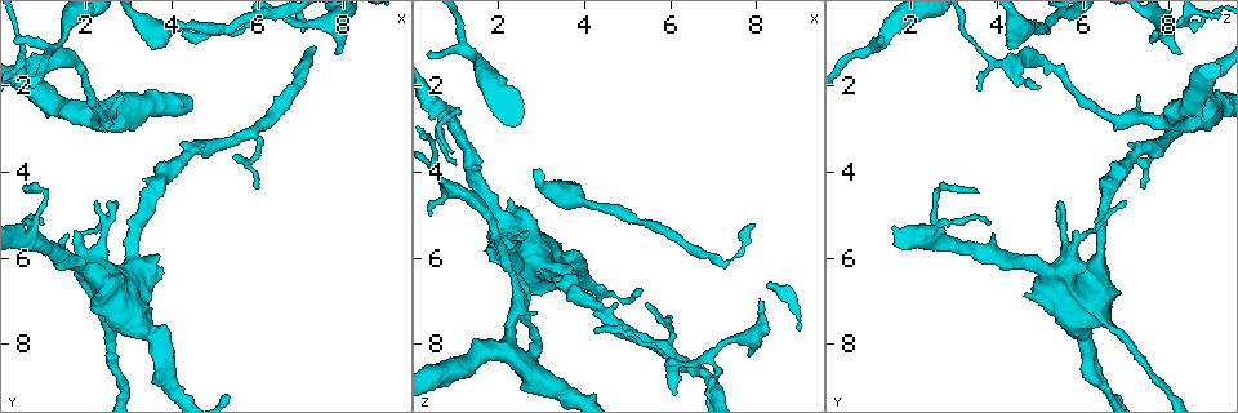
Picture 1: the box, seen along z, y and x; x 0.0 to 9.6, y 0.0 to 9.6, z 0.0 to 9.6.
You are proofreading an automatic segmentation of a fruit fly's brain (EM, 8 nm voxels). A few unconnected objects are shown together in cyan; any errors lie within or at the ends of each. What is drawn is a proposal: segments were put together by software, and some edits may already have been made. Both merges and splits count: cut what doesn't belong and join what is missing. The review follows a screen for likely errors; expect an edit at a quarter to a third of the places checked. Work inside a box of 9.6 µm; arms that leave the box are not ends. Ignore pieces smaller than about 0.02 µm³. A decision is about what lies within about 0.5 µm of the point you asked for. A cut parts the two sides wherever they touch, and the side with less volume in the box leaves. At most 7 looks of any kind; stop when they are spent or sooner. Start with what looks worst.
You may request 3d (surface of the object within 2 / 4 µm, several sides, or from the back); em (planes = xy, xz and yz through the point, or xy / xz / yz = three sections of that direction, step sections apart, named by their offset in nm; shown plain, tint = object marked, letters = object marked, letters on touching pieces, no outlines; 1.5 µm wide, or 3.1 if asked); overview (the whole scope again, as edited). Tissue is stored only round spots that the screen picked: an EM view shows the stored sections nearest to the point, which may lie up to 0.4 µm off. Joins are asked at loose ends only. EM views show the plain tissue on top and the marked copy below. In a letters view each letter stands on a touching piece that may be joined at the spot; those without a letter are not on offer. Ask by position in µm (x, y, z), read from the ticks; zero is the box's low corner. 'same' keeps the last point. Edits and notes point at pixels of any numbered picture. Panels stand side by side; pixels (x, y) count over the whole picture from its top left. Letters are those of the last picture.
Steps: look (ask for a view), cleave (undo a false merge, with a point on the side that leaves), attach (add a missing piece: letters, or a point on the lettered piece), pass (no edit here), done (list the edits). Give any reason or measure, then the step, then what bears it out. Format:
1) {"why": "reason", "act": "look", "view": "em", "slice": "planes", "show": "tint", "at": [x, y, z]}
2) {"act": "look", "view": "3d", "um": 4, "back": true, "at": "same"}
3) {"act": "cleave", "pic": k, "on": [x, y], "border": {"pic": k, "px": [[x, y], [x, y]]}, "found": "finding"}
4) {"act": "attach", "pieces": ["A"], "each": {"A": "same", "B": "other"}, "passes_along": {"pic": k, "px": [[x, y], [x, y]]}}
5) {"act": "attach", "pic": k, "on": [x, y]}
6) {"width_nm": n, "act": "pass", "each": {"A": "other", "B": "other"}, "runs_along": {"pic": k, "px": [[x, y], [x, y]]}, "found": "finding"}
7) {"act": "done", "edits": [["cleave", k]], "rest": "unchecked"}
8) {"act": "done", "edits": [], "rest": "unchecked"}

{"why": "free end", "act": "look", "view": "em", "slice": "planes", "show": "letters", "at": [2.85, 2.30, 7.35]}

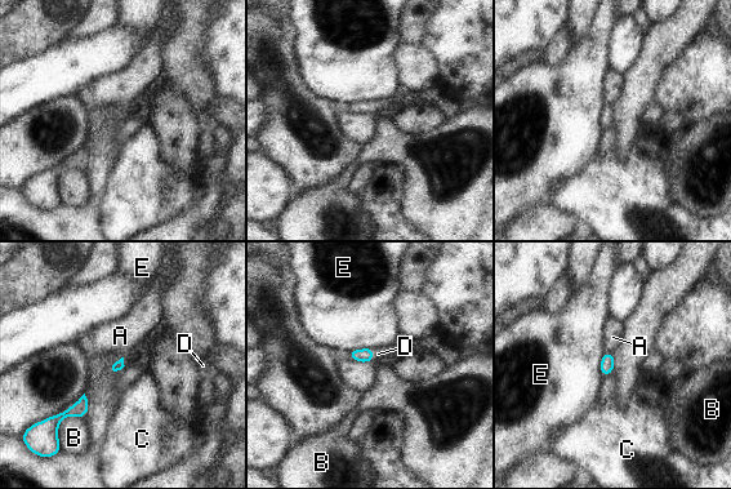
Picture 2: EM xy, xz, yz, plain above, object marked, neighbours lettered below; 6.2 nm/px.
{"act": "attach", "pieces": ["D"], "each": {"A": "other", "B": "other", "C": "other", "D": "same", "E": "other"}, "passes_along": {"pic": 2, "px": [[365, 355], [373, 355], [378, 354]]}, "found": "it goes on there"}

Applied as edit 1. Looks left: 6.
{"why": "an open end", "act": "look", "view": "3d", "um": 2, "back": true, "at": [4.30, 0.85, 7.70]}

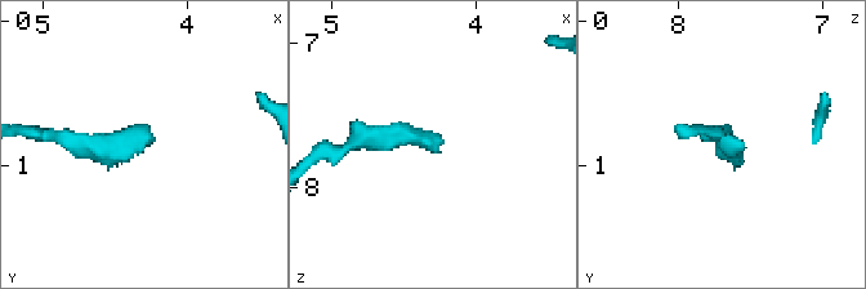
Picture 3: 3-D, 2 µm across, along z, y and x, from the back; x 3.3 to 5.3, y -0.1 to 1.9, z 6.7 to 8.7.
{"why": "need the tissue", "act": "look", "view": "em", "slice": "planes", "show": "letters", "at": [4.26, 0.78, 7.76]}

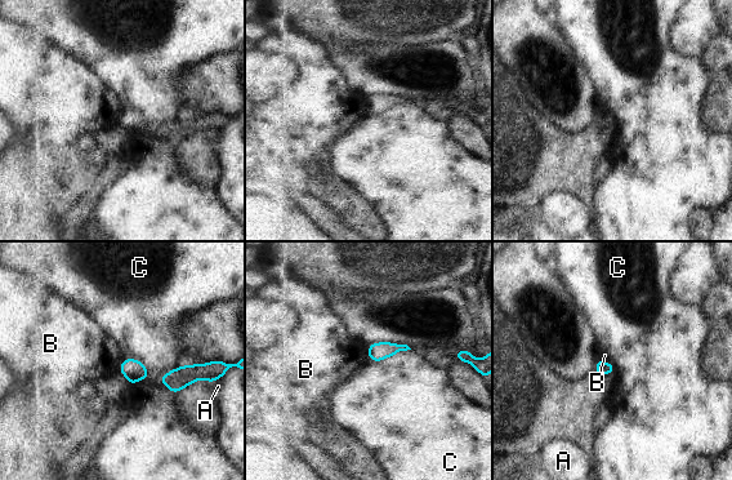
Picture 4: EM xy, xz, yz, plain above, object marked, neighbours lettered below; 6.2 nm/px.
{"width_nm": 90, "act": "pass", "each": {"A": "other", "B": "other", "C": "other"}, "border": {"pic": 4, "px": [[124, 356], [138, 359], [151, 376]]}, "found": "no lettered piece goes on from it"}

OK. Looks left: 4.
{"why": "free end", "act": "look", "view": "3d", "um": 4, "at": [6.05, 4.45, 7.40]}

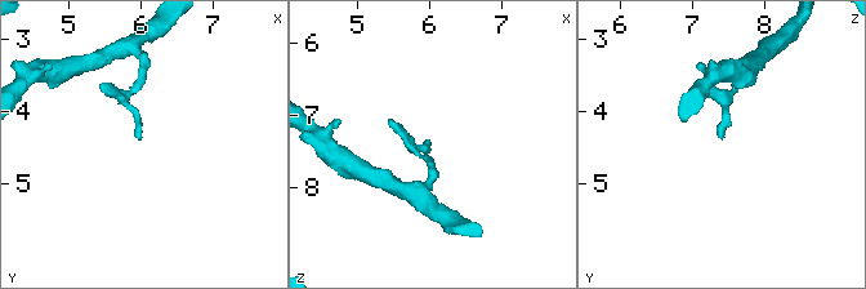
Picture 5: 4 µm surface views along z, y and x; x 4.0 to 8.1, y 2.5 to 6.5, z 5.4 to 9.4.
{"act": "look", "view": "em", "slice": "planes", "show": "letters", "at": [6.05, 4.45, 7.45]}

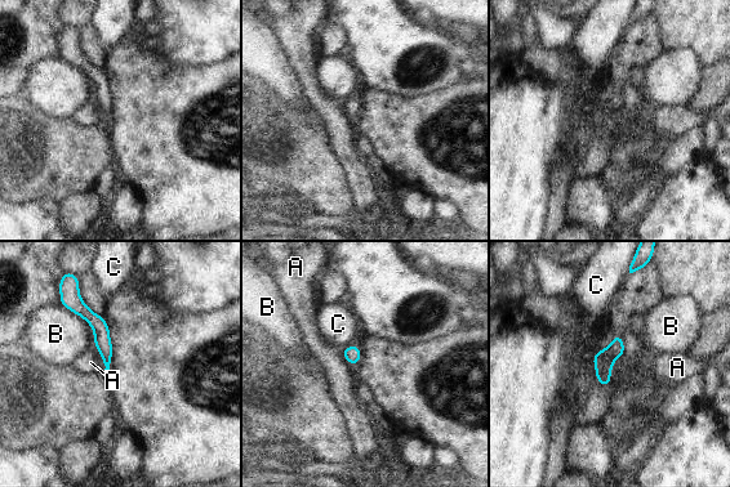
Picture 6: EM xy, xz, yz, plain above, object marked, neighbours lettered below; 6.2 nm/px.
{"act": "pass", "each": {"A": "other", "B": "other", "C": "other"}, "border": {"pic": 6, "px": [[94, 345], [105, 366], [105, 372]]}, "found": "none of them fits"}

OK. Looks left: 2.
{"act": "done", "edits": [["attach", 2]], "rest": "unchecked"}

